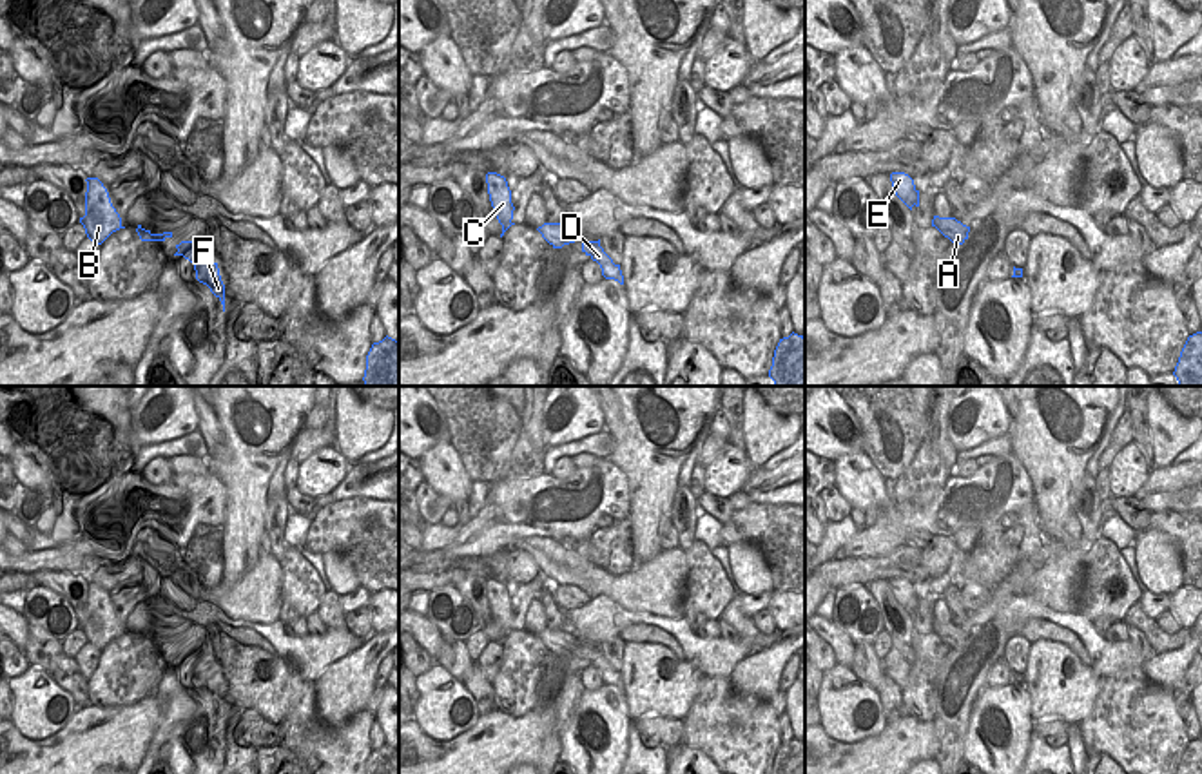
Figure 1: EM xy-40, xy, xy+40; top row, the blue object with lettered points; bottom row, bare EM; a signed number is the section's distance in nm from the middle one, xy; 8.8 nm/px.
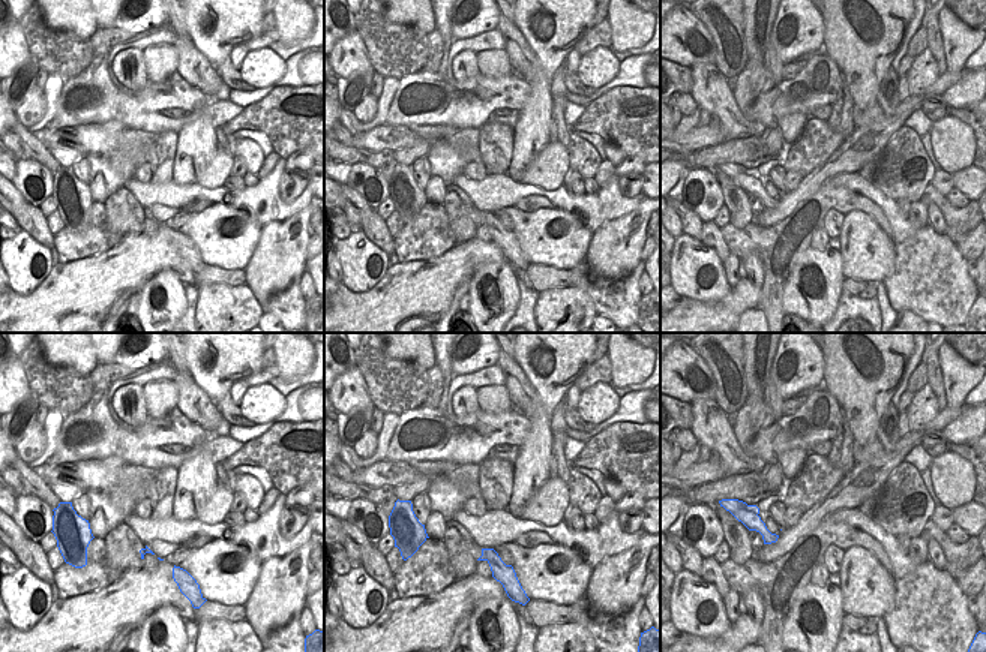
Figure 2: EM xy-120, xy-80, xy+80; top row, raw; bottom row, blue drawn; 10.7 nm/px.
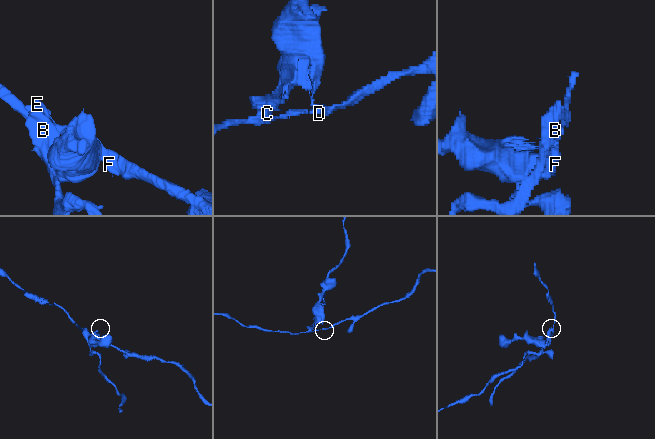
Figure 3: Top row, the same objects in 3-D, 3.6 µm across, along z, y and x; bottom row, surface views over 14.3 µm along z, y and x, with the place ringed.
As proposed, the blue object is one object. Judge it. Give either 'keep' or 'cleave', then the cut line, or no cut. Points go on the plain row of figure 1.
cleave | xy (506, 591), (490, 602)

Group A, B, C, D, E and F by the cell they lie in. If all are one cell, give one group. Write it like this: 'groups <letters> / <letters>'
groups A D E F / B C

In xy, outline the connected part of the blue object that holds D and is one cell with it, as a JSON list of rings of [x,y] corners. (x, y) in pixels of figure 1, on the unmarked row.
[[[582,647],[582,658],[596,667],[602,674],[602,682],[606,685],[615,685],[624,691],[624,682],[620,671],[615,671],[613,665],[604,658],[598,647]]]

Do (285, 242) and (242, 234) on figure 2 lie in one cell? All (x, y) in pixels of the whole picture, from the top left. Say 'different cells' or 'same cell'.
different cells

